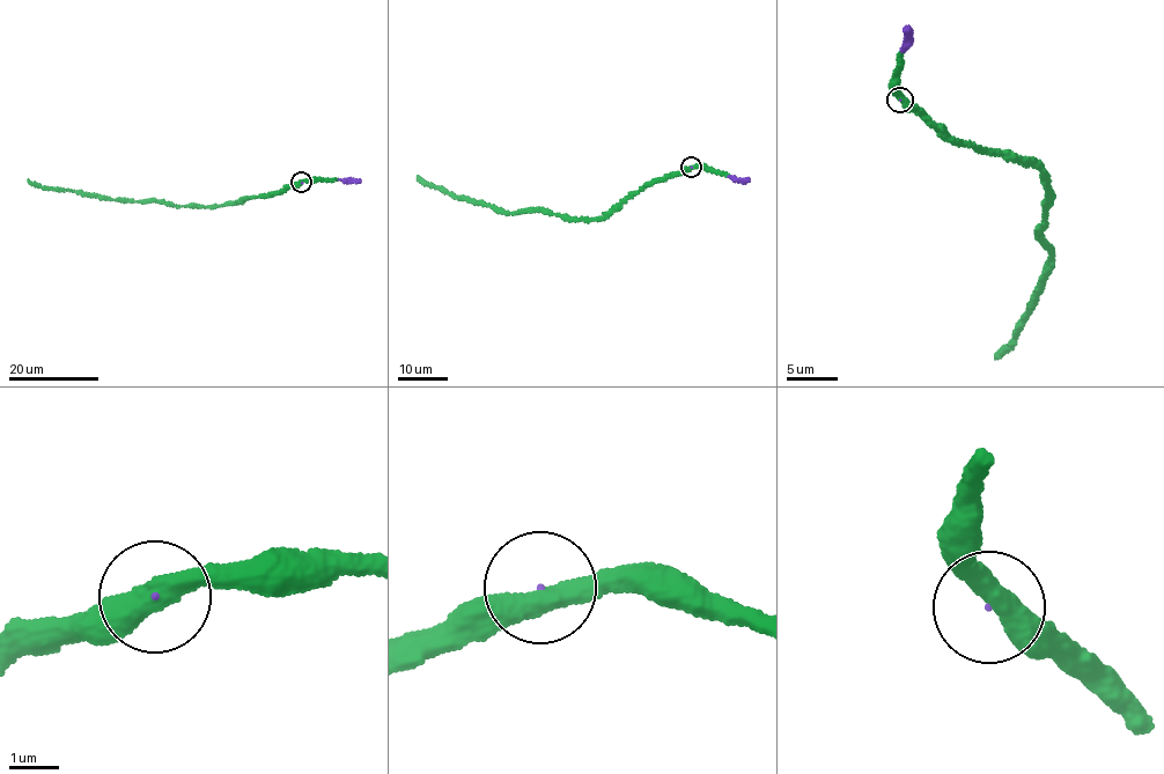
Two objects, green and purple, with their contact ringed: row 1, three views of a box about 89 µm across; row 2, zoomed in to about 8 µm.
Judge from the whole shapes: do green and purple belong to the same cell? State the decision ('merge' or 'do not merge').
merge

